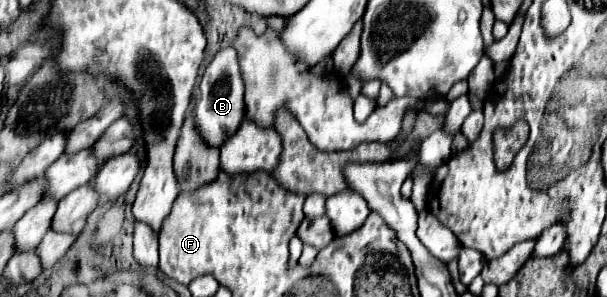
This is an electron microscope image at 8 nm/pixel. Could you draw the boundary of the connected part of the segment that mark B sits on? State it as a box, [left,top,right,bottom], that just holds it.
[194,47,244,149]

